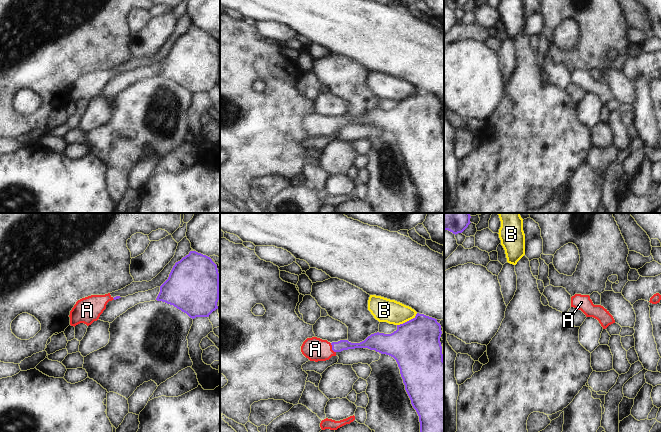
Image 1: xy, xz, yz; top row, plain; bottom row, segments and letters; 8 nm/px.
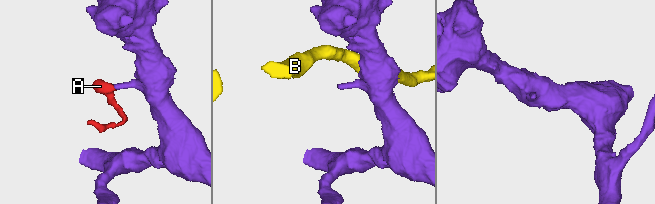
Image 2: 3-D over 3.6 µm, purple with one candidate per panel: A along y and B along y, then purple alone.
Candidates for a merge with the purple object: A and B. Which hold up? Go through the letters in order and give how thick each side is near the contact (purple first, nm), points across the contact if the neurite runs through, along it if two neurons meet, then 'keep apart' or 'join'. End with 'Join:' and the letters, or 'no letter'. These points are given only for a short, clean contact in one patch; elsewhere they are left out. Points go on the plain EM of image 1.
A: 90/190 nm | across xz (341, 121), (332, 124), (315, 125) | join
B: 400/190 nm | keep apart
Join: A

